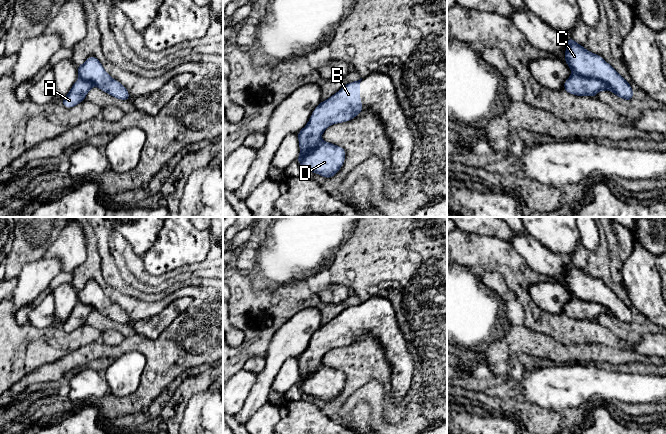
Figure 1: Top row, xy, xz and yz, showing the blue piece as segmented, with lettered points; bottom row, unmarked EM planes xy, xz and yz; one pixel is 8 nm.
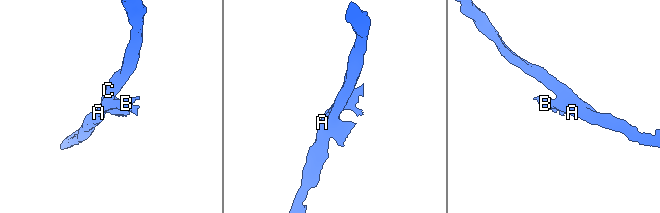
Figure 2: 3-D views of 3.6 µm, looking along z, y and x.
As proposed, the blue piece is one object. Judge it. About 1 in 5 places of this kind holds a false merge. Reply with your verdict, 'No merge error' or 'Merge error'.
No merge error

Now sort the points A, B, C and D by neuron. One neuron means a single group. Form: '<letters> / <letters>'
A B C D

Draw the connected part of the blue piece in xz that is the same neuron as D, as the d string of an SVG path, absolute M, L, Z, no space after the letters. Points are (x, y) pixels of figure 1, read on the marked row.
M362 78L358 81L354 81L344 85L337 93L335 93L330 98L321 102L313 111L308 123L306 126L298 132L298 140L300 146L300 155L297 161L301 164L302 168L317 173L325 178L333 177L343 166L345 160L345 149L339 146L336 146L332 143L322 141L321 137L326 128L332 124L342 123L349 120L352 120L362 111L362 103L360 99L360 82Z

